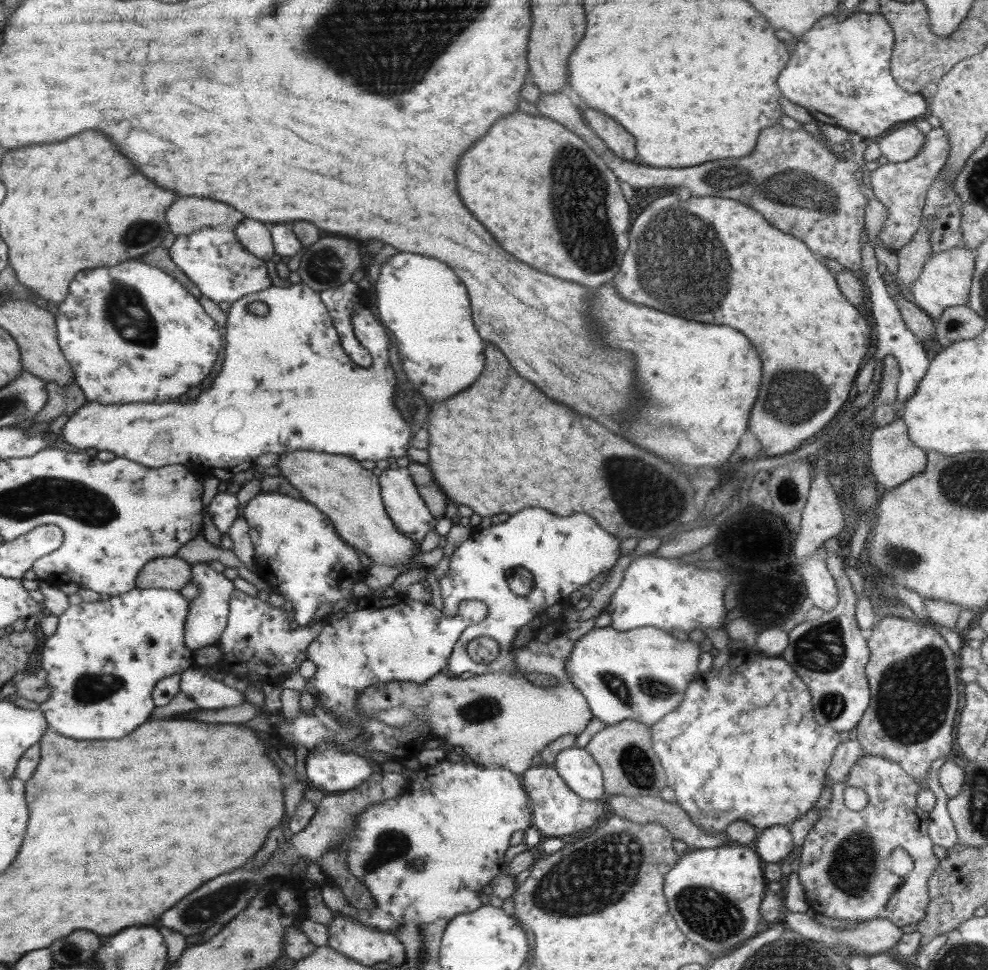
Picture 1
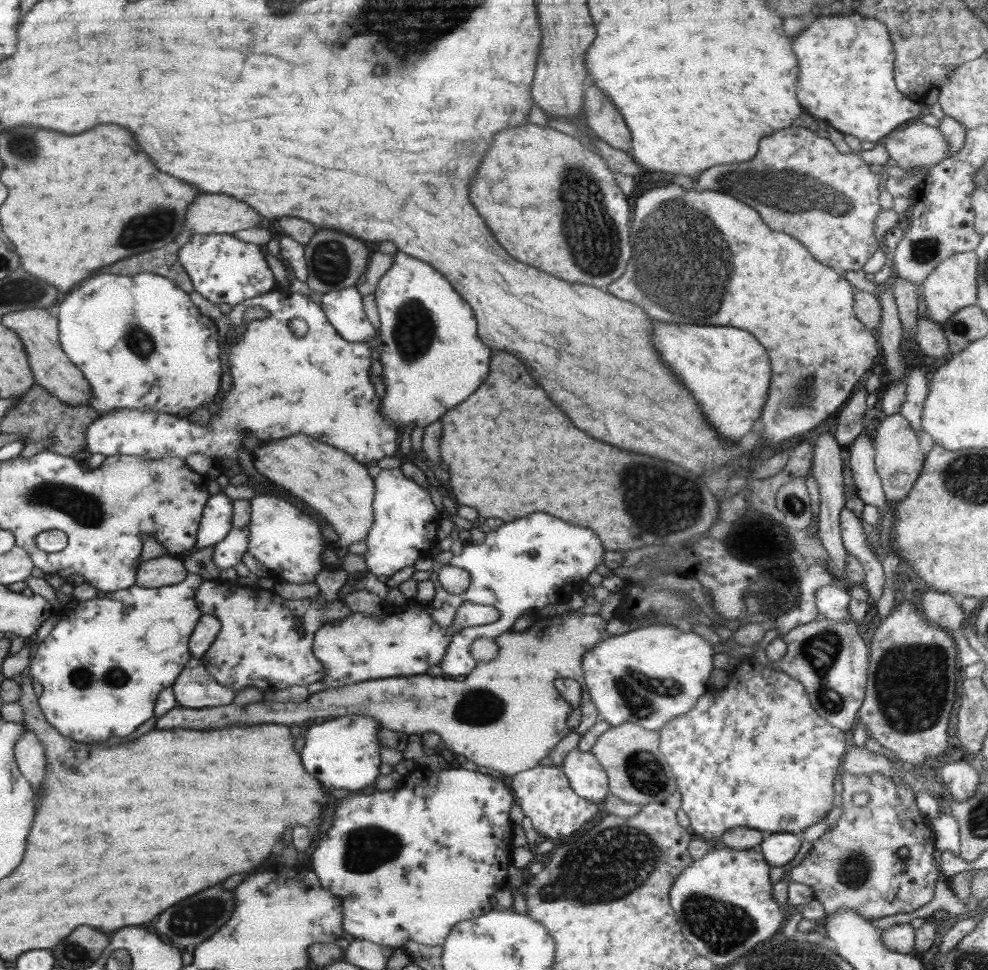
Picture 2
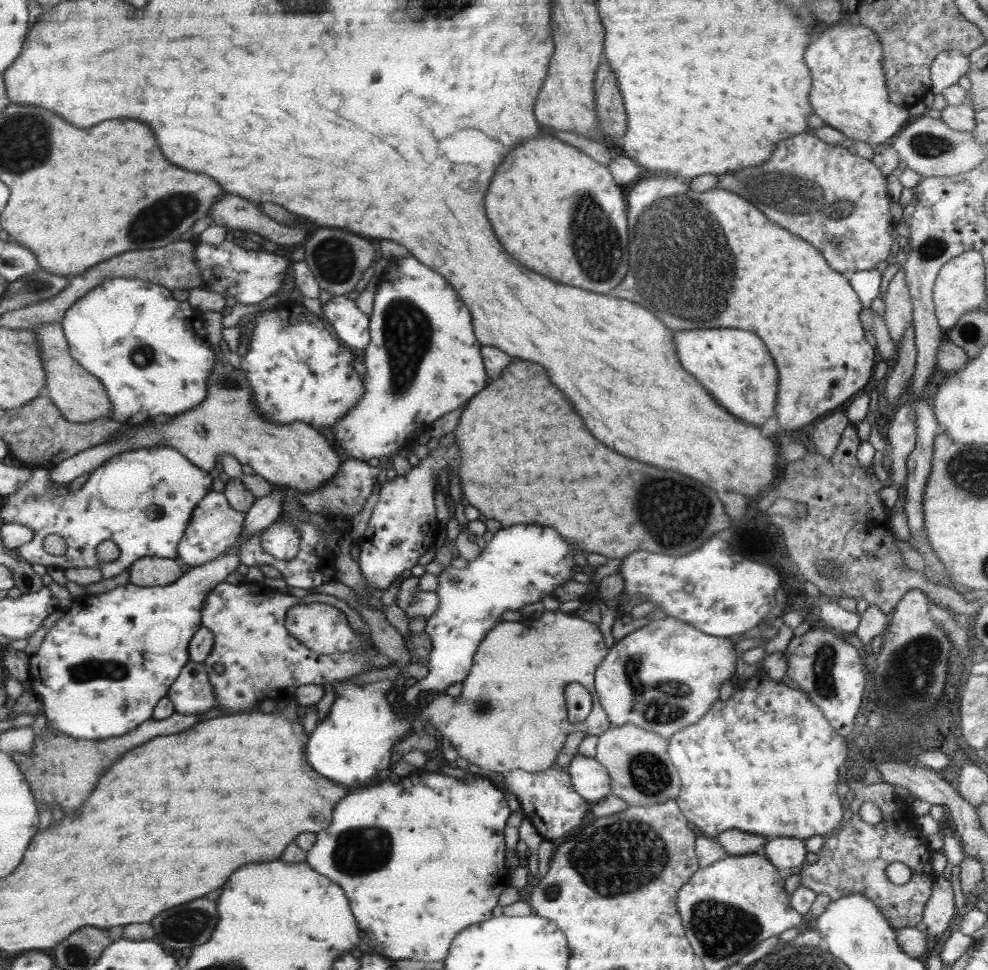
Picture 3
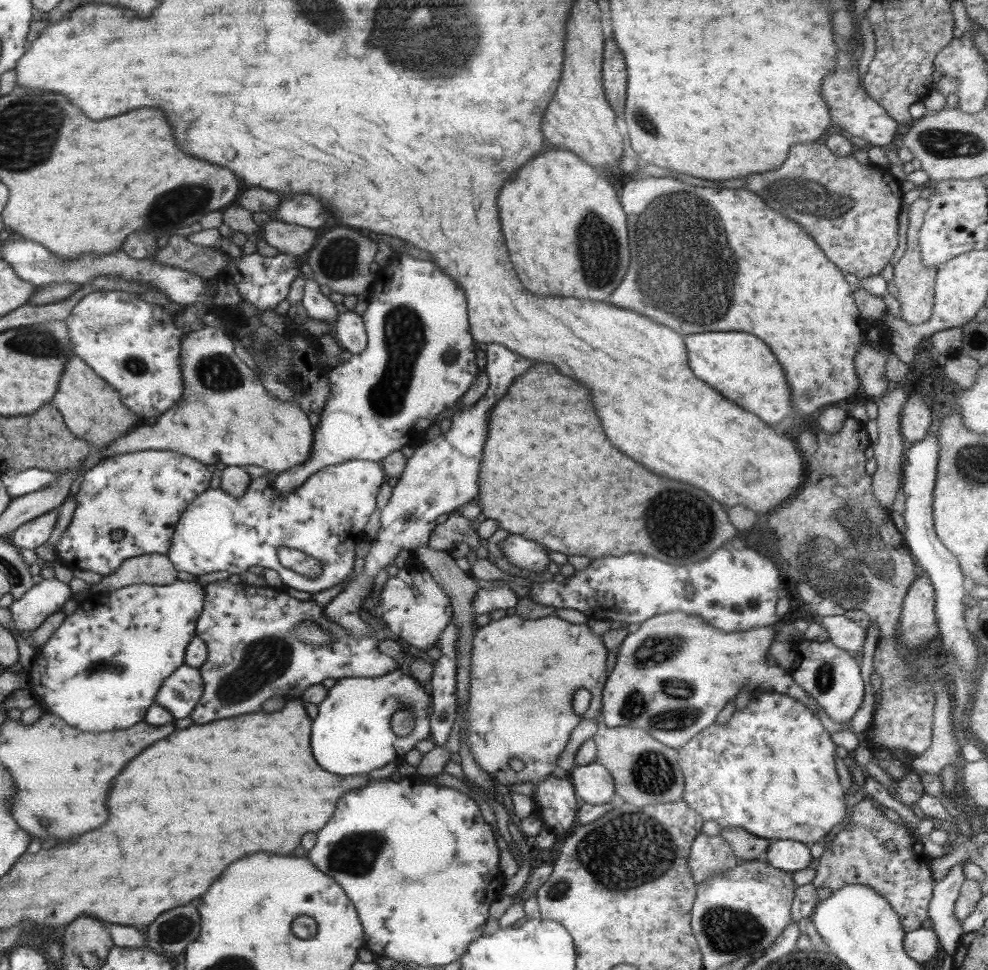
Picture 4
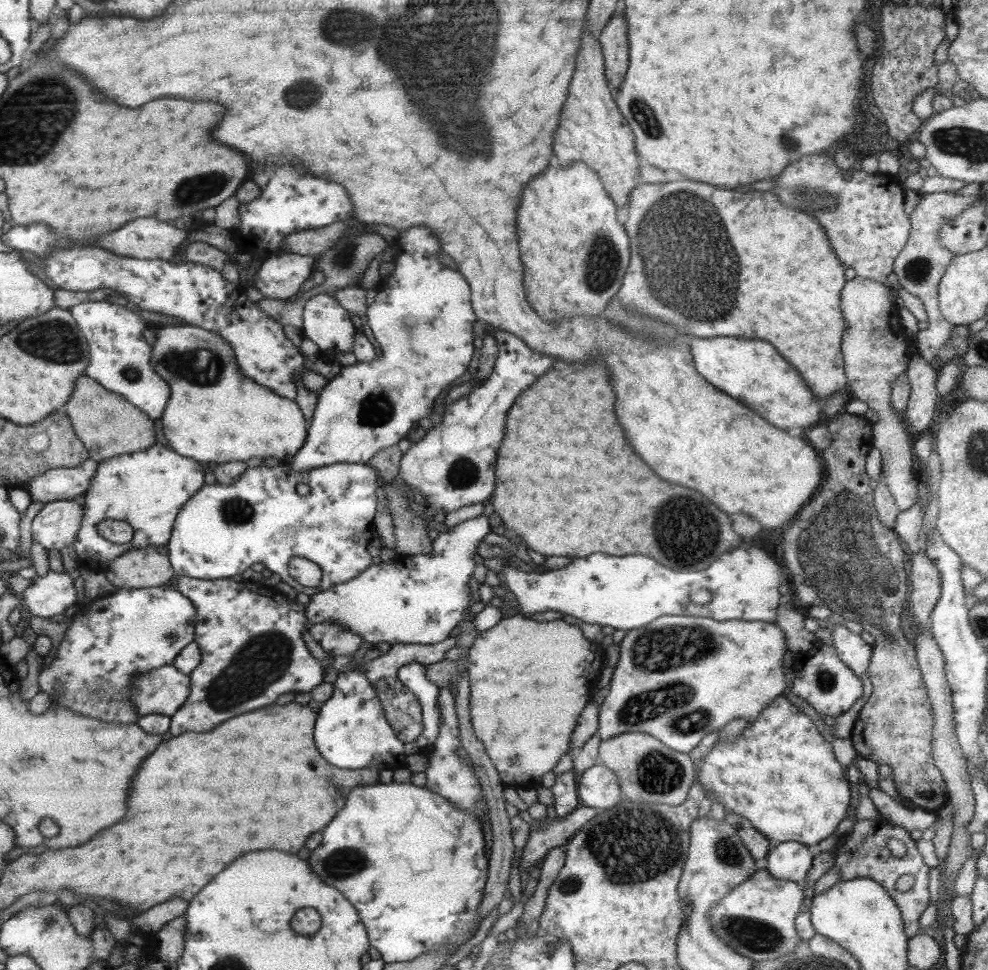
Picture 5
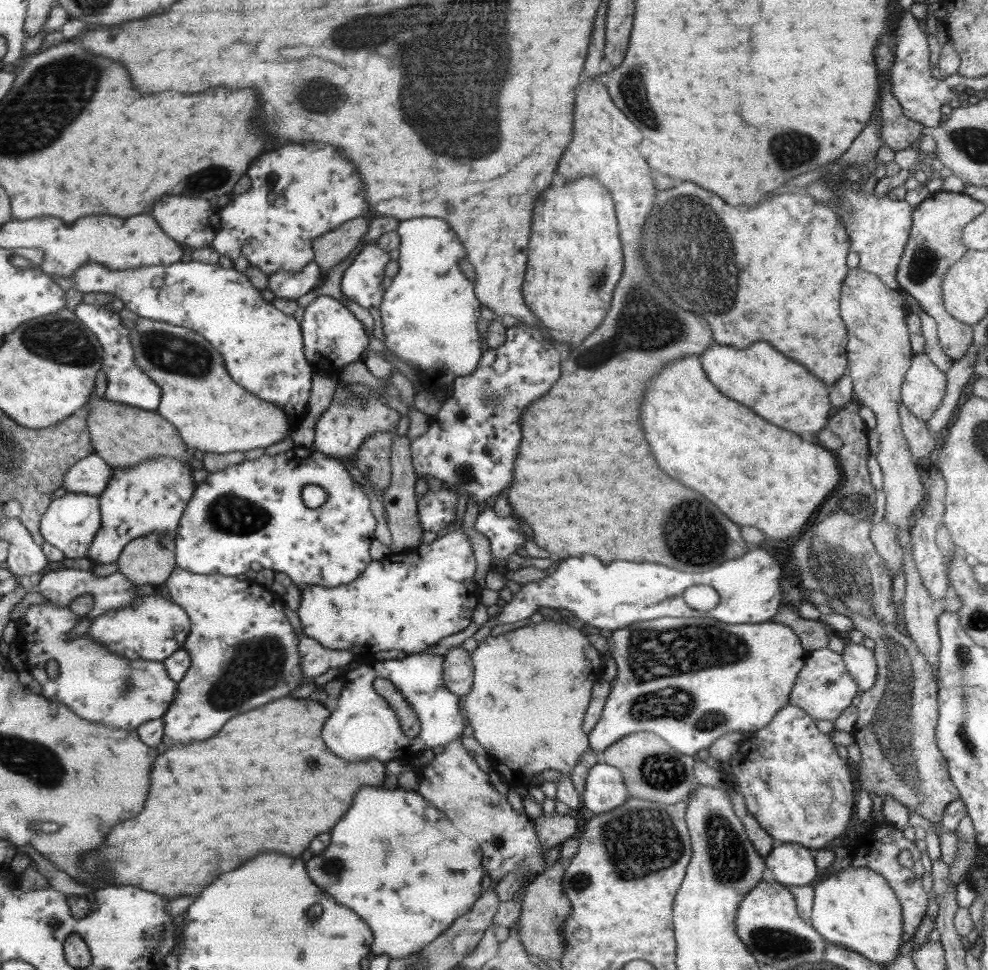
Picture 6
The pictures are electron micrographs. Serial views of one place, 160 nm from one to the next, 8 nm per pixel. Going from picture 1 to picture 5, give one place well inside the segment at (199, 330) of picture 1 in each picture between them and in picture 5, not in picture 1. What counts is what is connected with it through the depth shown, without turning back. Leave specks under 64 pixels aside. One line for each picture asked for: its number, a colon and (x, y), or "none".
2: (140, 342)
3: (151, 353)
4: (135, 346)
5: (120, 356)

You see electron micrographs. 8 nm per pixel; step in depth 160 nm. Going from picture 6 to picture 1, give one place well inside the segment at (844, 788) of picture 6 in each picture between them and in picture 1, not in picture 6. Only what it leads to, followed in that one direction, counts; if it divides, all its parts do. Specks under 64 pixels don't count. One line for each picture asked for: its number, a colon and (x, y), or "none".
1: (754, 752)
2: (772, 771)
3: (766, 762)
4: (771, 770)
5: (803, 799)

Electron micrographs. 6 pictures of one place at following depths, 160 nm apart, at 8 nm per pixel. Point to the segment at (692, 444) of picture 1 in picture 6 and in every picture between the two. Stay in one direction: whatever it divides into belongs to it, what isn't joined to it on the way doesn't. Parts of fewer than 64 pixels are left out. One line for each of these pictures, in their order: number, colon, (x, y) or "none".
2: (727, 369)
3: (734, 366)
4: (741, 367)
5: (750, 371)
6: (776, 388)

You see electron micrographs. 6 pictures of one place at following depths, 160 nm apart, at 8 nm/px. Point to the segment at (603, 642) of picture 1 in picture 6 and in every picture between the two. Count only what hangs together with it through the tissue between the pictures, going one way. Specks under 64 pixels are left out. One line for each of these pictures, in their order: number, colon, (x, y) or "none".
2: (647, 676)
3: (669, 664)
4: (665, 672)
5: (736, 670)
6: (663, 665)

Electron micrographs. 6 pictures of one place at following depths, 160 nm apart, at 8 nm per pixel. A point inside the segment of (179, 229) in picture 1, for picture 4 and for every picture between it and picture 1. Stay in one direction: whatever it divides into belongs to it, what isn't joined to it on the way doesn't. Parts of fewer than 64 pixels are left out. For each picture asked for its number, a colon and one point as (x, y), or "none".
2: (211, 213)
3: (232, 212)
4: (285, 238)

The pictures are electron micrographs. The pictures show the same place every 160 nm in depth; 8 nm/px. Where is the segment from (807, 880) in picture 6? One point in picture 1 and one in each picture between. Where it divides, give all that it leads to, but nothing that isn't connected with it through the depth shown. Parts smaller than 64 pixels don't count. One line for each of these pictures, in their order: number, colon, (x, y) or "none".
1: (775, 844)
2: (778, 849)
3: (782, 852)
4: (790, 856)
5: (790, 861)

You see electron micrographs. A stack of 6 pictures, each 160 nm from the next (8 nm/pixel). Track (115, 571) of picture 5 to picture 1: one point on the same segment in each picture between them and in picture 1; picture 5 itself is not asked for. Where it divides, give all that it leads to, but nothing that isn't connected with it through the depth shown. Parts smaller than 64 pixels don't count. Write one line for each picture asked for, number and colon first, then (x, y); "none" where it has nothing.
1: (169, 573)
2: (165, 570)
3: (147, 571)
4: (156, 569)

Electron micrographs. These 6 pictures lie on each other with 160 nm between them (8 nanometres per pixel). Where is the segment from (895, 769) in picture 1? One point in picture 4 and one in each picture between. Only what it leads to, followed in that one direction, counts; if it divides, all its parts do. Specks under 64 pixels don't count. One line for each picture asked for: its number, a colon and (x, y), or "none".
2: (878, 860)
3: (854, 862)
4: (904, 878)

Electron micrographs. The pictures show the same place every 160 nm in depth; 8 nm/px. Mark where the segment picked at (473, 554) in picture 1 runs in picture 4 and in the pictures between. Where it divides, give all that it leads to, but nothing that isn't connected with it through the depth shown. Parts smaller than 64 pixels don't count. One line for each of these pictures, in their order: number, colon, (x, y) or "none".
2: (540, 560)
3: (521, 565)
4: (522, 553)

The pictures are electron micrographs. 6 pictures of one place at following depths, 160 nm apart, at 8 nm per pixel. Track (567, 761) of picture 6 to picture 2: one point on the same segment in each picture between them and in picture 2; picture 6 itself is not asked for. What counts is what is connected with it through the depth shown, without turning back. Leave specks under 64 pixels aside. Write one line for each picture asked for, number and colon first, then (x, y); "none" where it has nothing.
2: (506, 715)
3: (511, 713)
4: (524, 673)
5: (537, 676)

